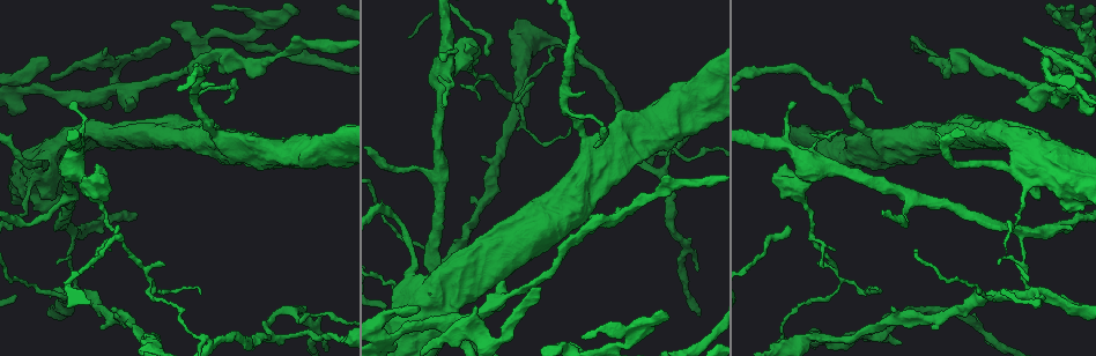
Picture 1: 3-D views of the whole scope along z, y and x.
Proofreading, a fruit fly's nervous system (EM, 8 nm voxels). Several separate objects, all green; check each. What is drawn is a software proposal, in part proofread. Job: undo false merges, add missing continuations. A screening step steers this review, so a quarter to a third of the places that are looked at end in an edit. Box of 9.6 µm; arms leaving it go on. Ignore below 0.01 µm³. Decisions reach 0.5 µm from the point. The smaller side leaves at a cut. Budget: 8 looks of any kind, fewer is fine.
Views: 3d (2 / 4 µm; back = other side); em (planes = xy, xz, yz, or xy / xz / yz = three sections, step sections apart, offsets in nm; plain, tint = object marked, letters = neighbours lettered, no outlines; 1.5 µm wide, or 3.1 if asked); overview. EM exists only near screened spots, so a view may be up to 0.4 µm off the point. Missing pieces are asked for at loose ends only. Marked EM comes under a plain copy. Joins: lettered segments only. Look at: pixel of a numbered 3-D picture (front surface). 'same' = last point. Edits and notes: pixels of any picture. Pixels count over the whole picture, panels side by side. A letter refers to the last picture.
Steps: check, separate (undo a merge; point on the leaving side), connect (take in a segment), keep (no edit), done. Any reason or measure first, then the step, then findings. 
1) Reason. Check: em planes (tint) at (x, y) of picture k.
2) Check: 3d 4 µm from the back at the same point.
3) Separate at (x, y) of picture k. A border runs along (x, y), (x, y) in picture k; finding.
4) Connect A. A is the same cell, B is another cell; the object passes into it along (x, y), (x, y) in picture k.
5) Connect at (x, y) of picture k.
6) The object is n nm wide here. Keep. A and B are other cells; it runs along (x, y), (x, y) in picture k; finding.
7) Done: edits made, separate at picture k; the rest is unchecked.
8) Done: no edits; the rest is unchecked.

Free end. Check: em planes (letters) at (47, 60) of picture 1.

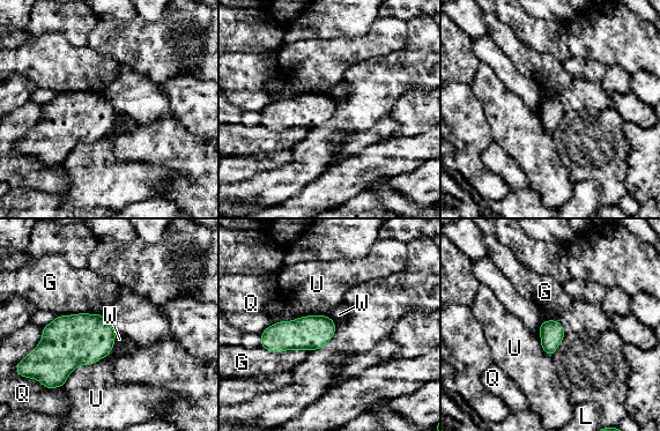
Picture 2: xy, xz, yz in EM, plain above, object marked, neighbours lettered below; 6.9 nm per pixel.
Keep. G, L, Q, U and W are other cells; none of them fits.

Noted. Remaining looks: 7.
Free end. Check: 3d 4 µm from the back at (1081, 106) of picture 1.

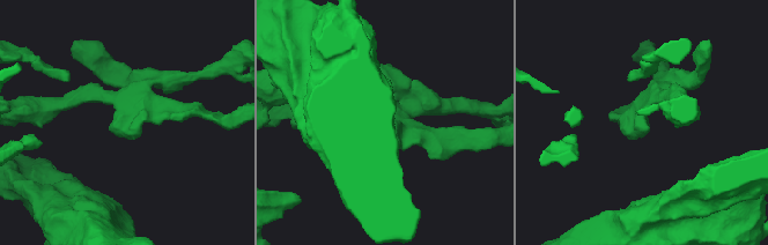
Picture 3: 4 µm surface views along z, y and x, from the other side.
Check: em yz step 4 (tint) at (111, 126) of picture 3.

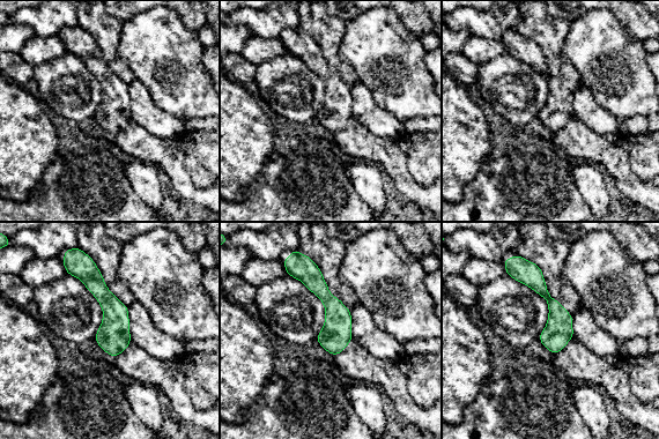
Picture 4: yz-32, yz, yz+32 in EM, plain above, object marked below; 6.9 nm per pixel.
See the neighbours. Check: em yz step 4 (letters) at the same point.

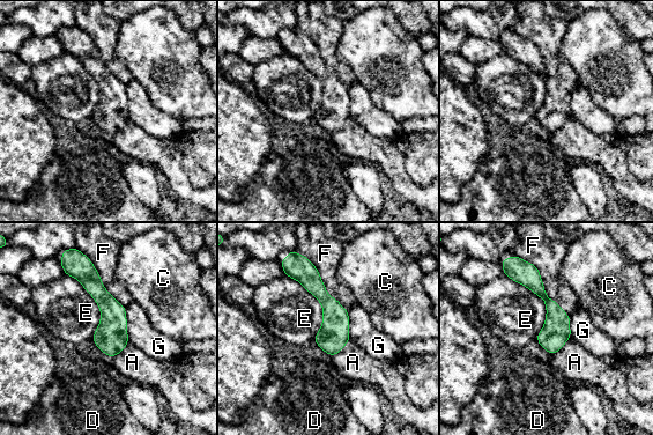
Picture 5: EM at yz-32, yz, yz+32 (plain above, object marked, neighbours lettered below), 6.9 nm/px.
Keep. A, C, D, E, F and G are other cells; it runs along (89, 270), (112, 312), (112, 353) in picture 5; no lettered segment goes on from it.

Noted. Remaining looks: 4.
Thin end. Check: em xy step 8 (tint) at (665, 175) of picture 1.

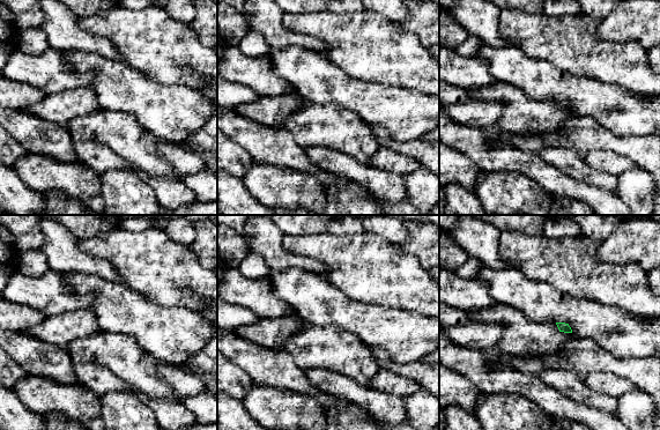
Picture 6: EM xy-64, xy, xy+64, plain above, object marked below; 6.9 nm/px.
Check: em planes (letters) at the same point.

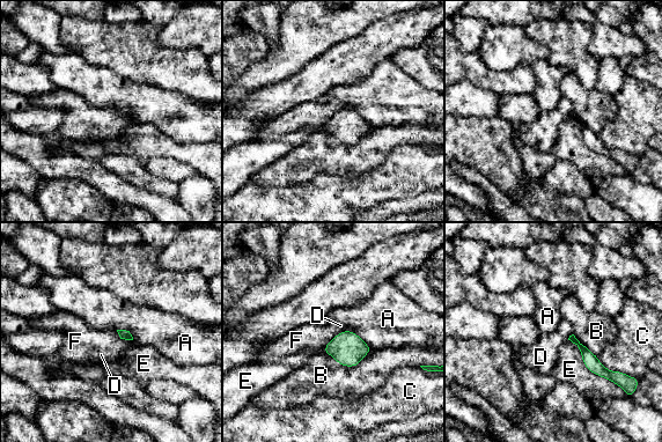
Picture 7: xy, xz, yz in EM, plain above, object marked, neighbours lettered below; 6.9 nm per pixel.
Keep. A, B, C, D, E and F are other cells; it runs along (581, 346), (609, 374) in picture 7; no lettered segment goes on from it.

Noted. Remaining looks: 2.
Done: no edits; the rest is unchecked.

